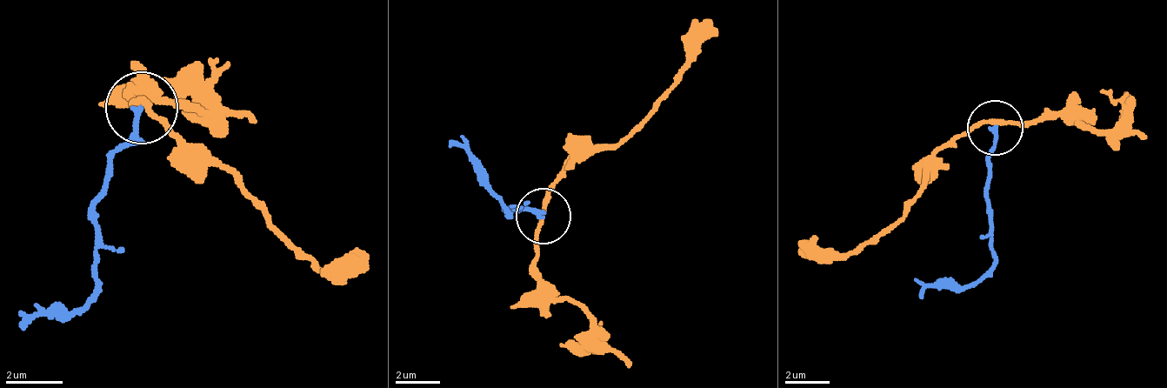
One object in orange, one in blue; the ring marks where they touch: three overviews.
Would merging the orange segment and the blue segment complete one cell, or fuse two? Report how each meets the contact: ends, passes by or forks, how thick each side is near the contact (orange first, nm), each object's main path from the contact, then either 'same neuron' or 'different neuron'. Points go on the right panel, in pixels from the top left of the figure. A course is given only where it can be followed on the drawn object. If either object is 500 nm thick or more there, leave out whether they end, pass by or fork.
orange passes by; blue ends there; 190 nm thick on the orange side, 190 nm on the other; orange runs (996, 126), (979, 120), (952, 137), (930, 159), (924, 192), (858, 247), (825, 253), (797, 242); blue runs (996, 126), (985, 187), (990, 264), (969, 286), (930, 286), (919, 297); different neuron

